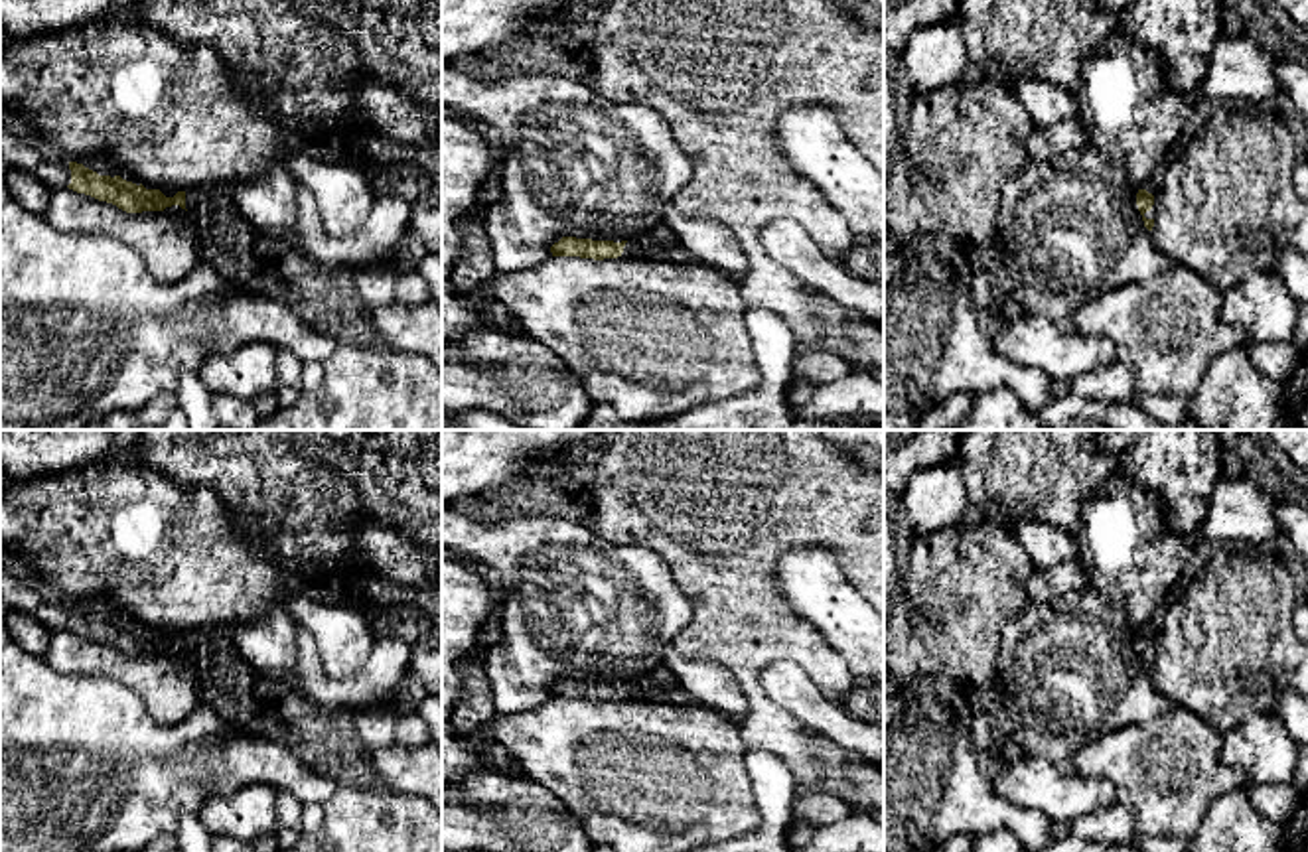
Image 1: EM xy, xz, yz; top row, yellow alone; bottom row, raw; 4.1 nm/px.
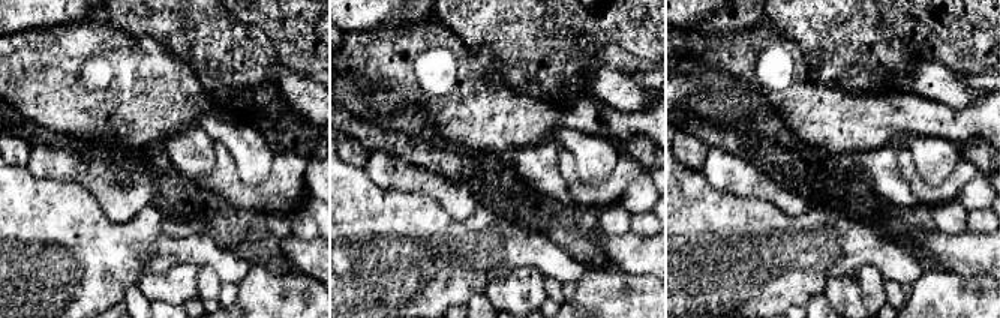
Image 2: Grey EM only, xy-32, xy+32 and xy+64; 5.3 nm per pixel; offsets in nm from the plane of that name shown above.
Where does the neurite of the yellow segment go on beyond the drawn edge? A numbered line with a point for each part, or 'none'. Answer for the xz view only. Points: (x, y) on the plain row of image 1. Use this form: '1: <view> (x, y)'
1: xz (661, 685)

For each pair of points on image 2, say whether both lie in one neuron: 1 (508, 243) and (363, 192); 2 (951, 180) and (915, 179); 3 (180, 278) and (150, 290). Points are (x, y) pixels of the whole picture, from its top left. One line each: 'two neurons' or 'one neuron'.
1: one neuron
2: one neuron
3: one neuron

